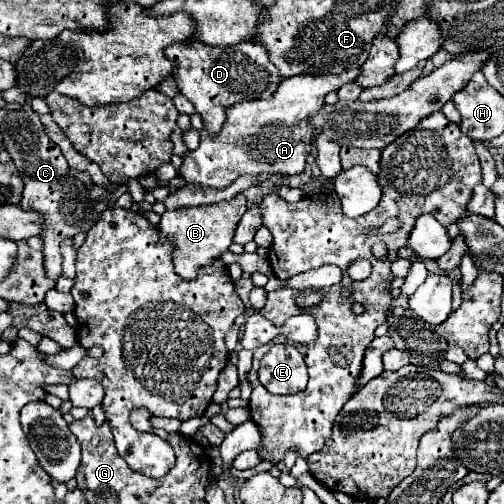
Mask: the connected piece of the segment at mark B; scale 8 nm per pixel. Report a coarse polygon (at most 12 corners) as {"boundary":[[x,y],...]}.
{"boundary":[[230,202],[164,212],[174,272],[194,280],[232,244],[246,210]]}

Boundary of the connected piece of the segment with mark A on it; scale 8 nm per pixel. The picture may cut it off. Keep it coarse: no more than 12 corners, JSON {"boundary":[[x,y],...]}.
{"boundary":[[284,78],[272,98],[228,108],[216,138],[178,174],[226,188],[246,174],[300,174],[312,152],[310,116],[354,82]]}

